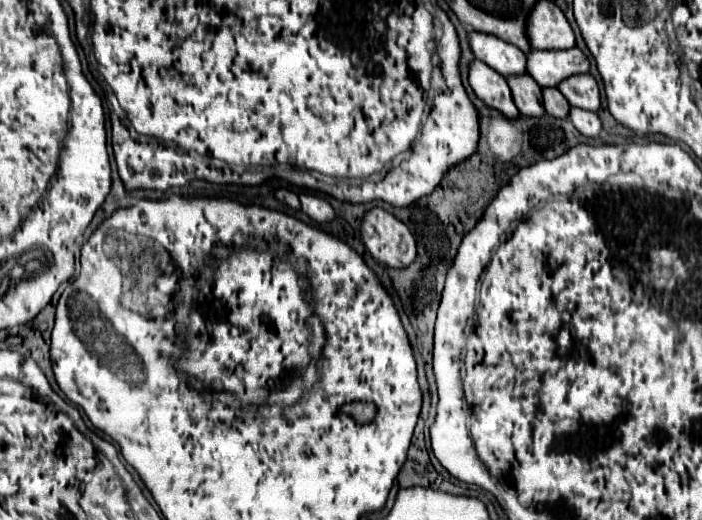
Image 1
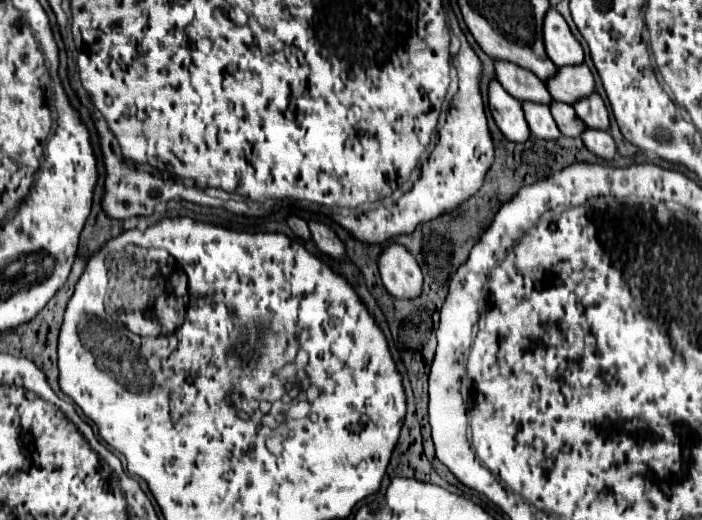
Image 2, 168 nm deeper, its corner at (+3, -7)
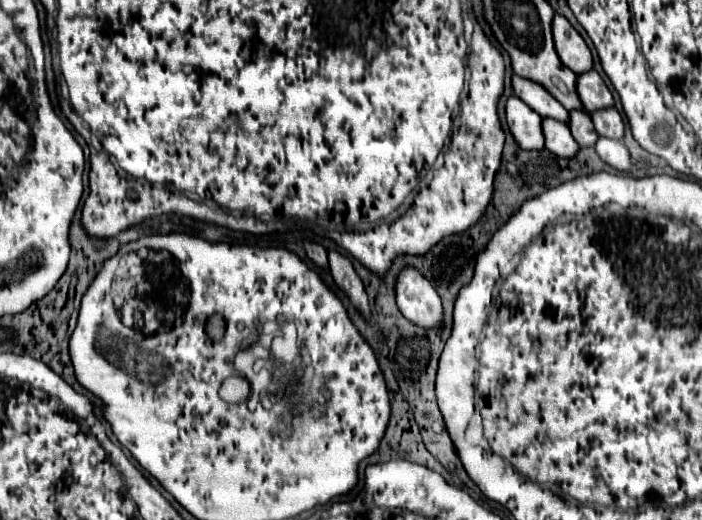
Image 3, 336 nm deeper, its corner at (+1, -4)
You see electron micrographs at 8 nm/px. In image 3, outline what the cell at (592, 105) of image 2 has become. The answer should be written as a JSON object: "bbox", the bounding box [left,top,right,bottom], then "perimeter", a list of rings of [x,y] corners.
{"bbox":[590,107,624,139],"perimeter":[[[606,107],[606,109],[596,109],[590,113],[594,127],[598,131],[600,137],[608,137],[608,139],[622,139],[624,135],[624,123],[620,113],[614,107]]]}

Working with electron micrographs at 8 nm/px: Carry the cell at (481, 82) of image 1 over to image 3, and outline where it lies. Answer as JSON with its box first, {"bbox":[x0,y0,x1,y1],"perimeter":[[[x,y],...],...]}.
{"bbox":[506,95,544,151],"perimeter":[[[516,95],[508,97],[506,101],[506,123],[522,149],[538,151],[544,147],[542,117],[526,107],[524,101],[520,101]]]}

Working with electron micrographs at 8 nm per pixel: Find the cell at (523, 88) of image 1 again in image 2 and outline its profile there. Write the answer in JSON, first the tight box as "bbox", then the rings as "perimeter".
{"bbox":[522,104,562,140],"perimeter":[[[522,104],[526,122],[530,124],[530,130],[540,140],[558,140],[562,134],[550,114],[550,108],[544,108],[544,104]]]}

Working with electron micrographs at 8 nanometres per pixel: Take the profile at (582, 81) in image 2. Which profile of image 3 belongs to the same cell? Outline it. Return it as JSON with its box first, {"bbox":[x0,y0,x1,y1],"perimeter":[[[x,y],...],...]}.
{"bbox":[578,69,614,113],"perimeter":[[[594,69],[578,75],[578,97],[582,101],[582,107],[588,113],[594,111],[594,109],[602,109],[602,107],[612,107],[614,105],[612,93],[608,91],[606,83],[602,81],[602,77]]]}

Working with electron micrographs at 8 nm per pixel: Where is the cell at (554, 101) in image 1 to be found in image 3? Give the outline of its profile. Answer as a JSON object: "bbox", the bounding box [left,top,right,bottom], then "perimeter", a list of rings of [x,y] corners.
{"bbox":[568,109,598,147],"perimeter":[[[580,109],[570,111],[568,127],[570,127],[572,137],[576,139],[576,143],[580,147],[594,147],[594,143],[598,139],[598,133],[596,133],[596,129],[594,129],[586,111],[580,111]]]}

